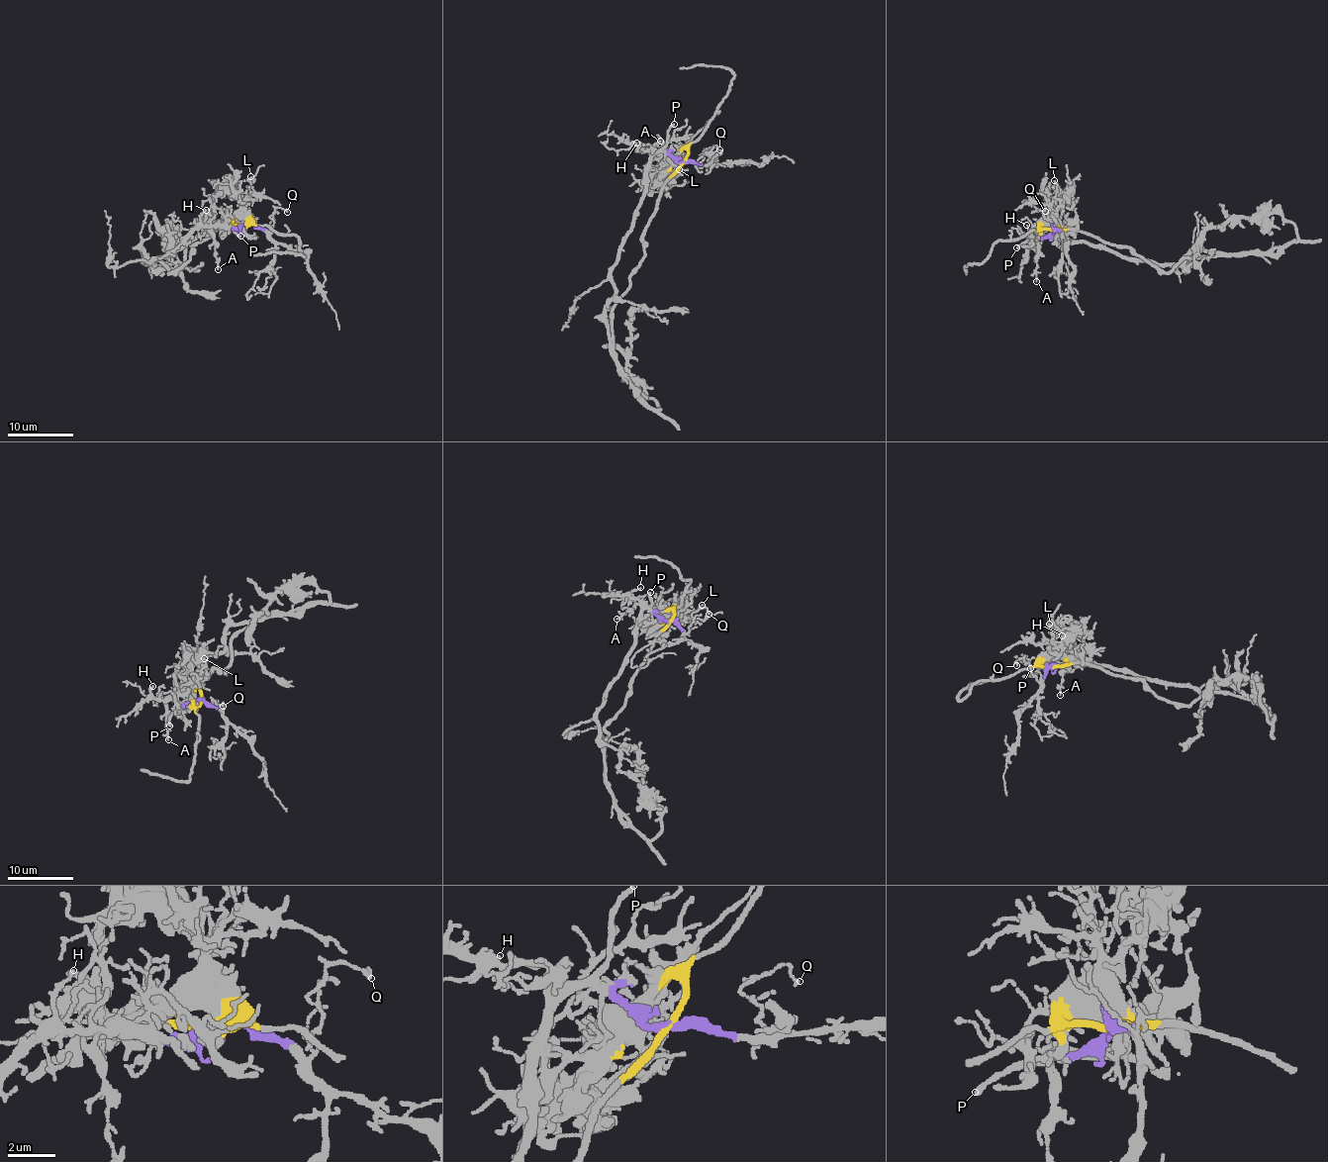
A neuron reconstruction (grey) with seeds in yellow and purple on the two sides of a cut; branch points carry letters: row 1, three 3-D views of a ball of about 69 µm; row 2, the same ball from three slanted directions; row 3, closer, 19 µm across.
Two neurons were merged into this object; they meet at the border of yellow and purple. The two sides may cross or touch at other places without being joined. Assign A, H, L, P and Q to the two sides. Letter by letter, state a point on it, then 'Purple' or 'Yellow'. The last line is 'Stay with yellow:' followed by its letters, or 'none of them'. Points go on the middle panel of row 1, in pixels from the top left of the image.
A: Place: (660, 141). Purple
H: Place: (636, 143). Purple
L: Place: (679, 169). Yellow
P: Place: (674, 124). Purple
Q: Place: (719, 149). Purple
Stay with yellow: L

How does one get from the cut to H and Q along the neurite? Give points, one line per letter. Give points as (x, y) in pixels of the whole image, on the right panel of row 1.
H: (1053, 230), (1046, 237), (1031, 241), (1026, 225)
Q: (1053, 230), (1062, 231), (1044, 212)

